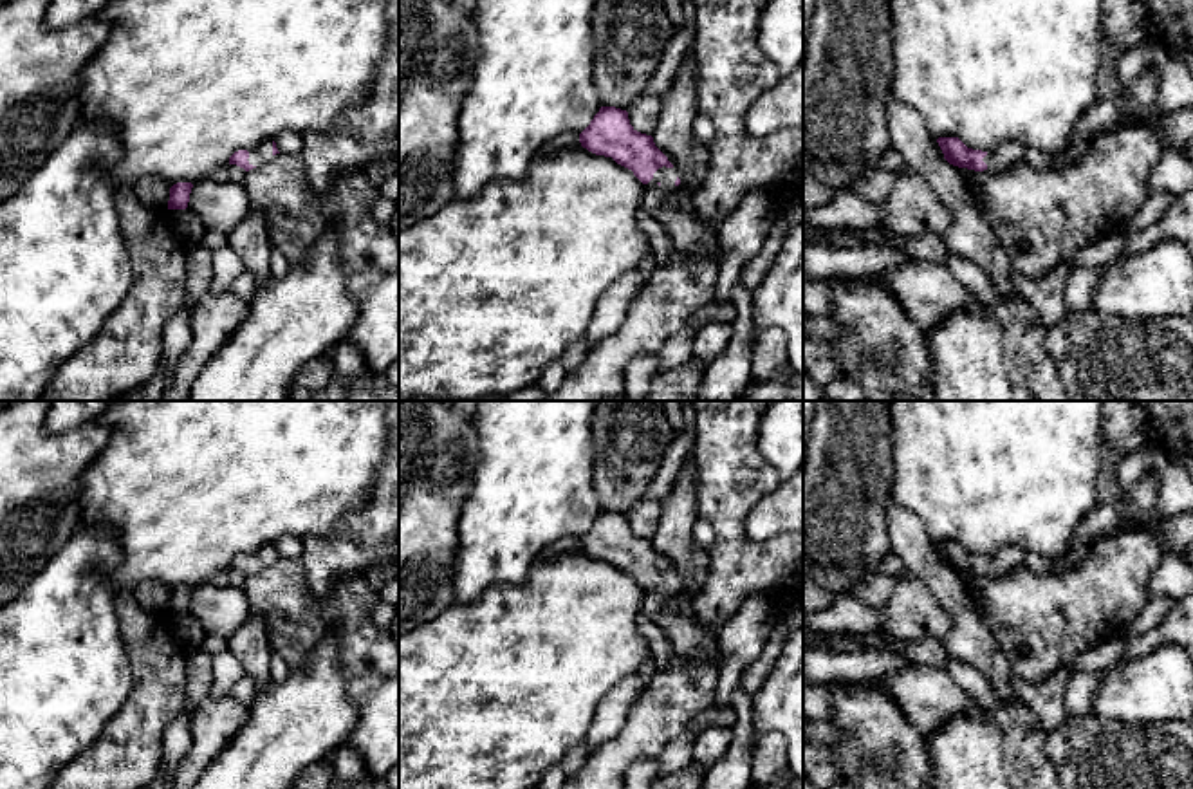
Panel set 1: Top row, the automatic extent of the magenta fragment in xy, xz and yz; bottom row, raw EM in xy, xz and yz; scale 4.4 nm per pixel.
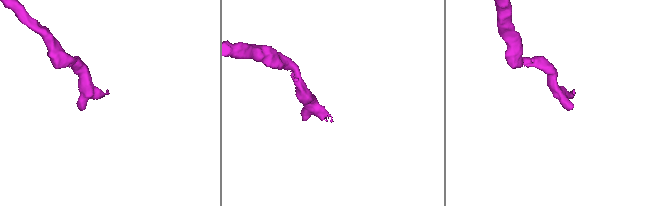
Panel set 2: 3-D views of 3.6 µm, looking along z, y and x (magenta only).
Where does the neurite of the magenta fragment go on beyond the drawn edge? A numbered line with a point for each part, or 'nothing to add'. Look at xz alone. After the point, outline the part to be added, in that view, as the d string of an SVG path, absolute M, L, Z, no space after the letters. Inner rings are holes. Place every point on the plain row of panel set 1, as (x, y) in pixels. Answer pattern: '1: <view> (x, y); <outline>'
1: xz (692, 641); M659 572L646 589L643 601L644 614L664 632L673 646L673 655L684 661L722 663L722 648L715 632L698 625L691 614L670 612L668 596L675 590L675 572Z

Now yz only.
1: yz (1008, 556); M1018 545L1003 547L994 556L987 556L982 565L987 569L987 574L1000 574L1013 565L1020 565L1027 554L1029 552Z

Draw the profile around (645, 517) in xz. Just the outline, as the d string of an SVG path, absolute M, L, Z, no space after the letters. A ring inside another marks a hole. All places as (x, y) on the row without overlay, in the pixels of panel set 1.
M639 500L628 513L633 534L652 540L661 524L661 500Z

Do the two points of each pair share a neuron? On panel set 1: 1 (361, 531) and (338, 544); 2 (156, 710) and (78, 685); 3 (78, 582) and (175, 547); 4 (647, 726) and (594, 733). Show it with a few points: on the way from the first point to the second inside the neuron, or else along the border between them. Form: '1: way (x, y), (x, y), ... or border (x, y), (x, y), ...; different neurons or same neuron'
1: way (356, 537), (343, 544); same neuron
2: border (129, 659), (134, 679), (132, 692), (100, 735); different neurons
3: border (114, 526), (120, 564), (110, 582), (116, 587); different neurons
4: border (641, 694), (630, 708), (625, 724), (591, 753); different neurons

